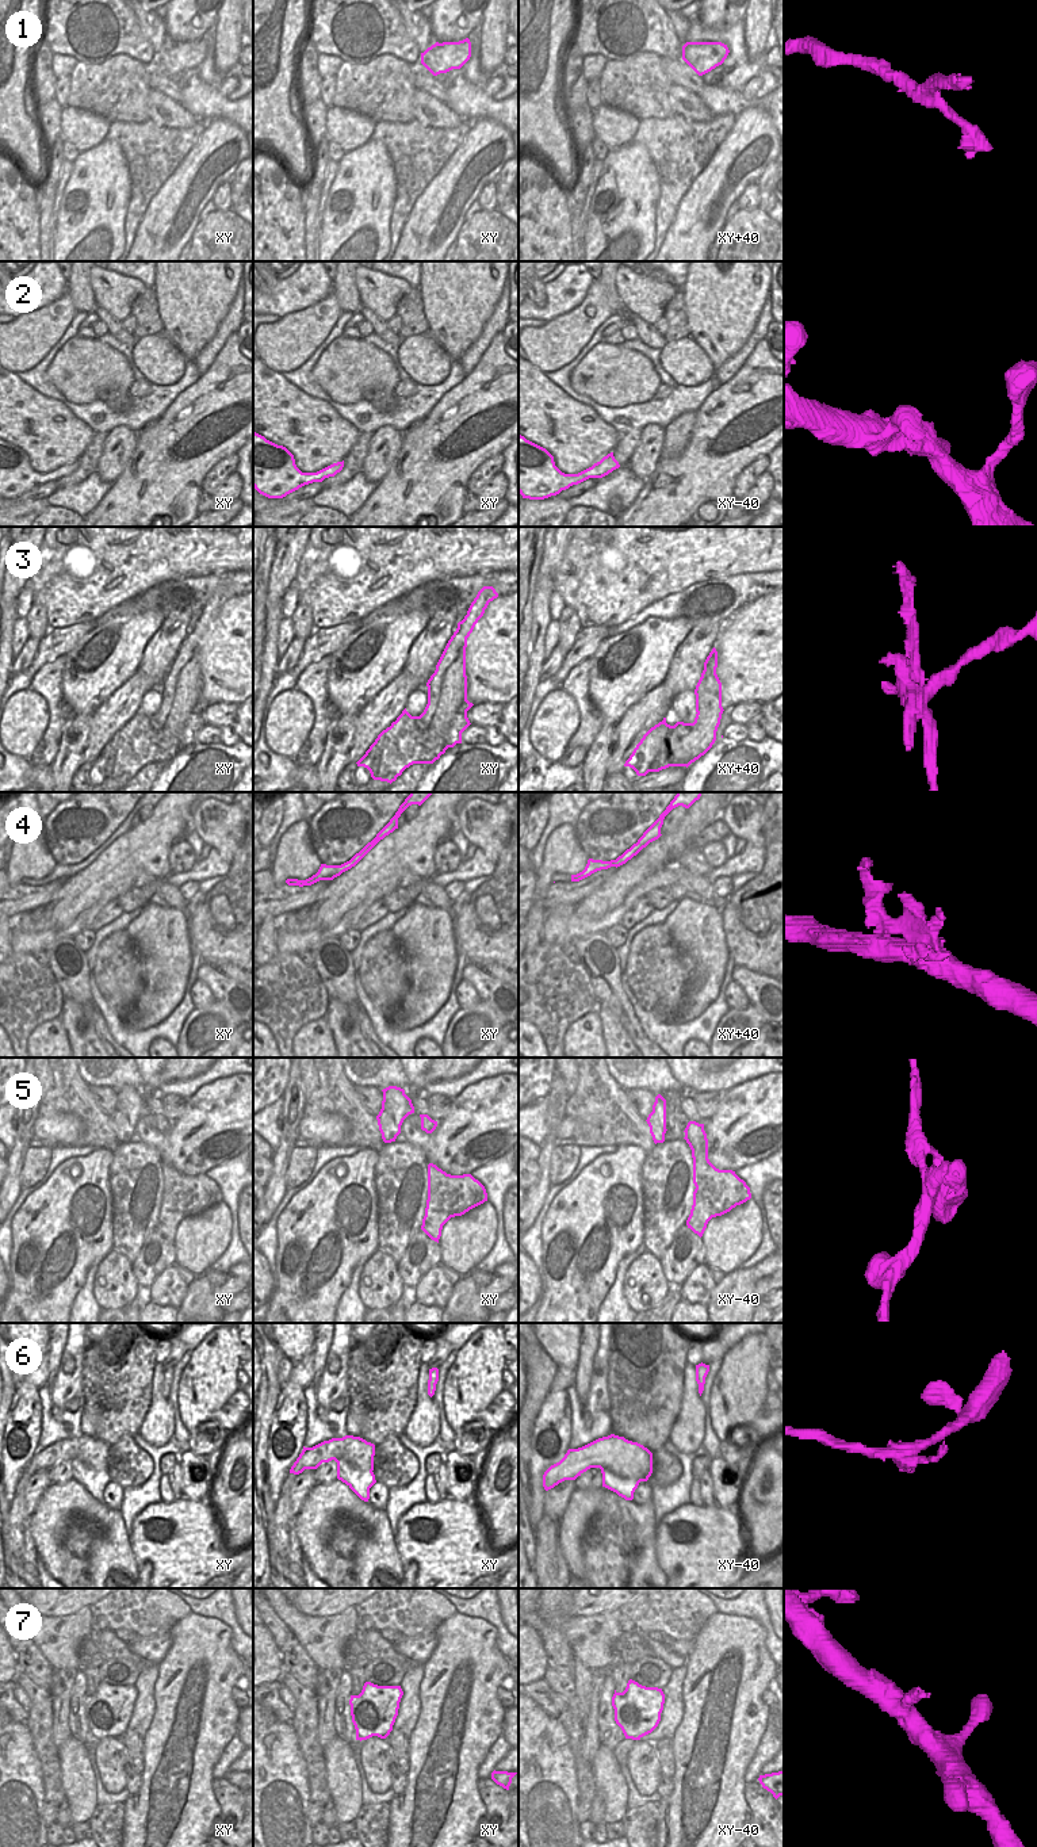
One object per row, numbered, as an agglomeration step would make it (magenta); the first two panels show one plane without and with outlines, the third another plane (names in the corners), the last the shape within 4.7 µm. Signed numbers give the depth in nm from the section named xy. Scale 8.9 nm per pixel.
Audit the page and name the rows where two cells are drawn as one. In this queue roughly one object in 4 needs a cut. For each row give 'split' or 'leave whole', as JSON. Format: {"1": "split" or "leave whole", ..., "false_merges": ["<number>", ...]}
{"1": "leave whole", "2": "leave whole", "3": "split", "4": "leave whole", "5": "leave whole", "6": "split", "7": "leave whole", "false_merges": ["3", "6"]}

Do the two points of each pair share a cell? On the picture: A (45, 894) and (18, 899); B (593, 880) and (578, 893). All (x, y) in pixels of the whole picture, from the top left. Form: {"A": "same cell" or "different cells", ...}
{"A": "same cell", "B": "same cell"}

